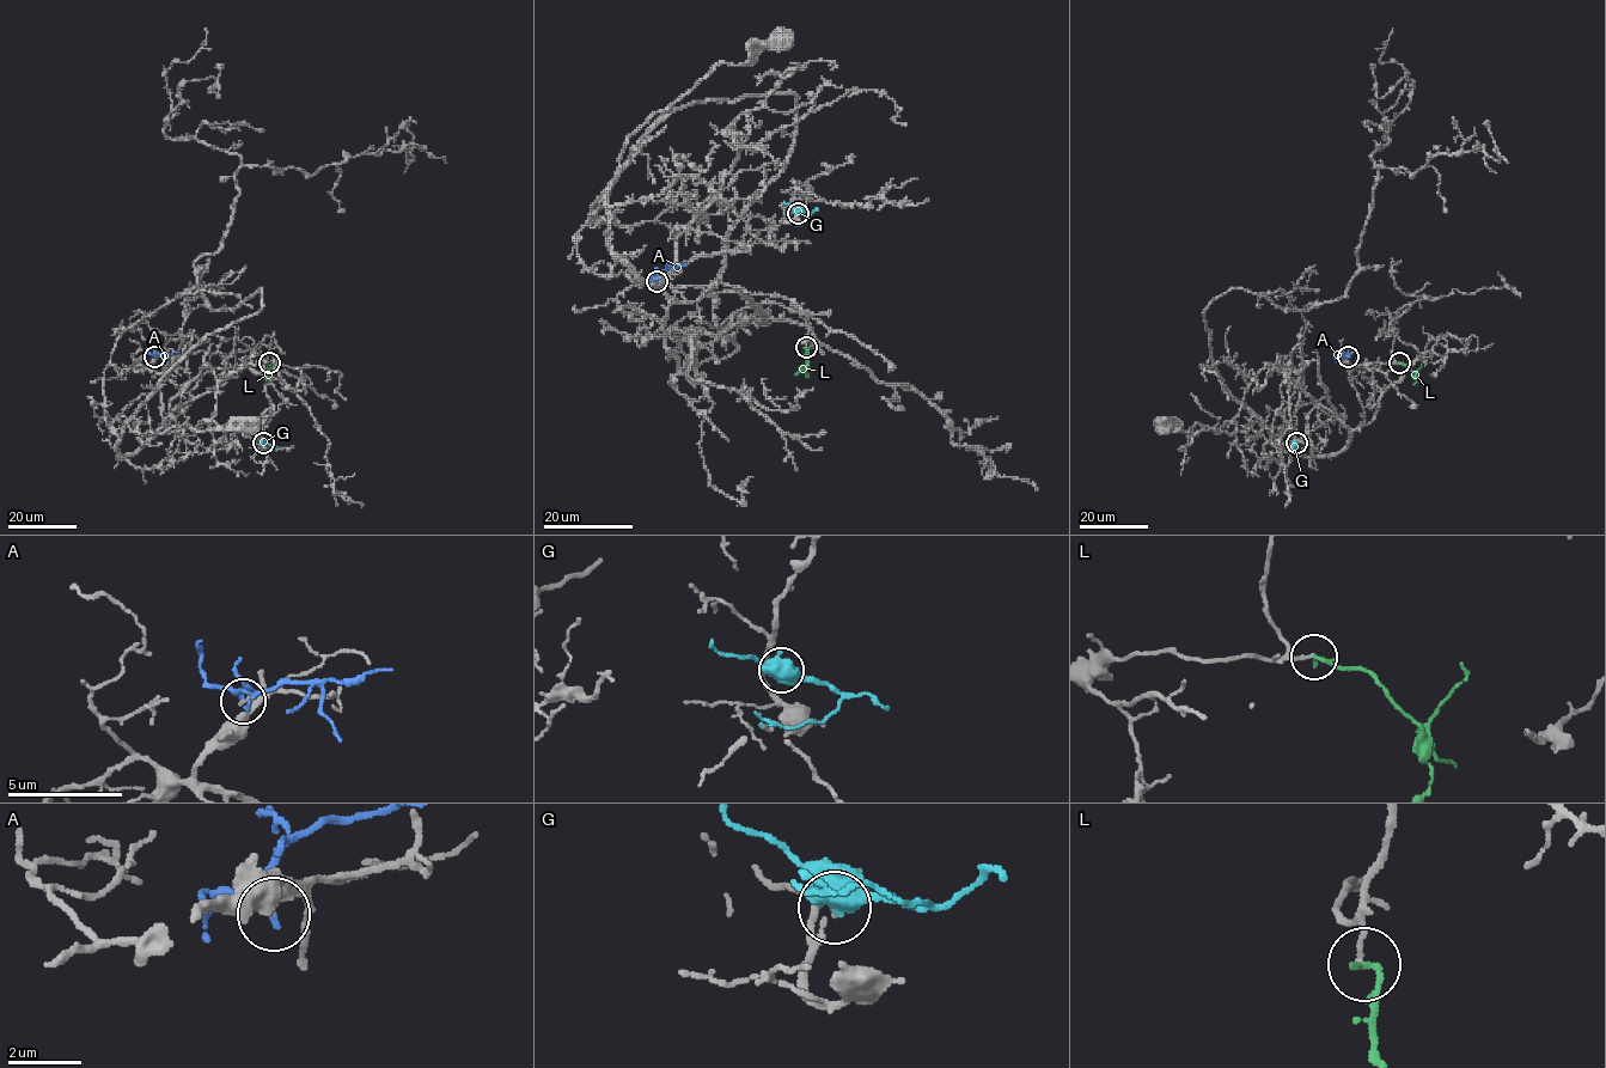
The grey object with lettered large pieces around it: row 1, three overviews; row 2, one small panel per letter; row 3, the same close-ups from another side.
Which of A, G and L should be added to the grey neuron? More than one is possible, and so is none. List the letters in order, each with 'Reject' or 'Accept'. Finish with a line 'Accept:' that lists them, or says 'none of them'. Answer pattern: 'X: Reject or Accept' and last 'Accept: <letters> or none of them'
A: Reject
G: Reject
L: Accept
Accept: L

